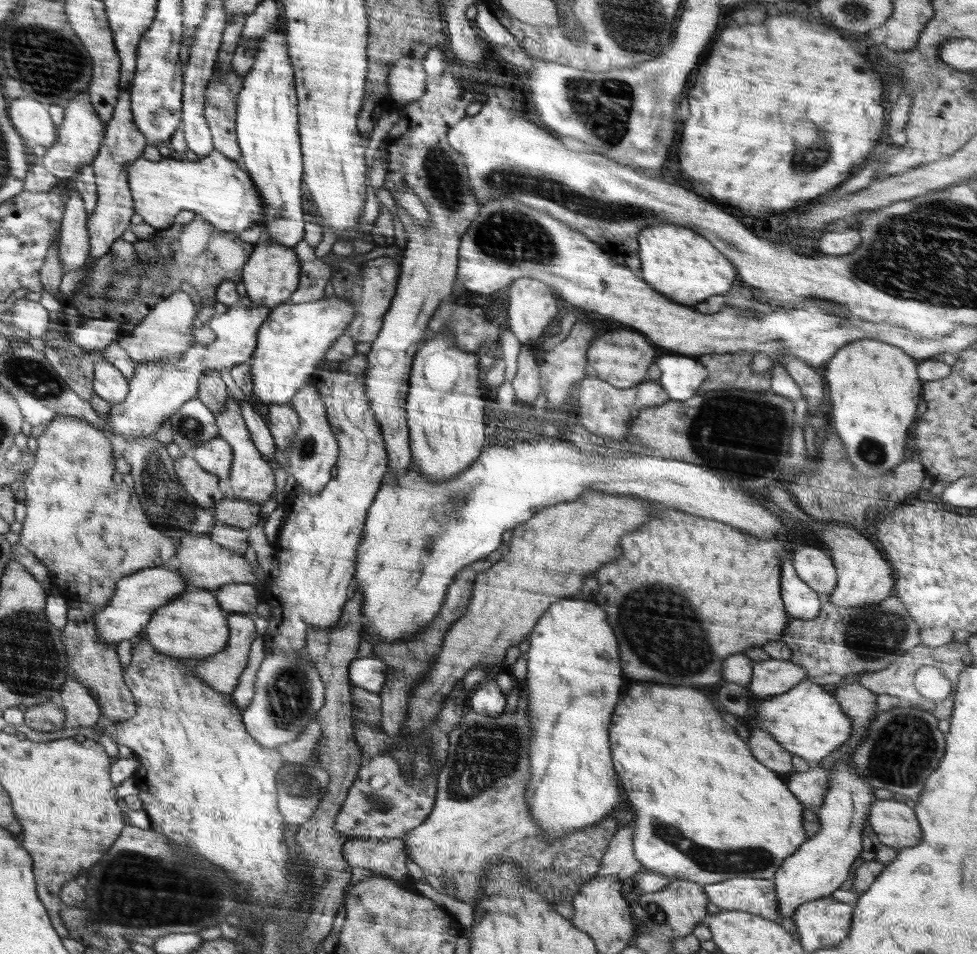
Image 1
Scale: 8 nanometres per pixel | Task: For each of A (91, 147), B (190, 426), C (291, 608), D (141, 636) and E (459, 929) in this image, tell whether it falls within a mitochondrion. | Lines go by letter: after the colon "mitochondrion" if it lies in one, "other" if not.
A: other
B: mitochondrion
C: other
D: other
E: other

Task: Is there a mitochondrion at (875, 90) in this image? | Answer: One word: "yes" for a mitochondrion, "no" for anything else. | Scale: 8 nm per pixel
no

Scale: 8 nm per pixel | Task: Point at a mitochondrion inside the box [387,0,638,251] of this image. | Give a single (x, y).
(583, 94)

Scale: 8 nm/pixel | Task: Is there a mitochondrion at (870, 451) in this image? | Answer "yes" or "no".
yes

